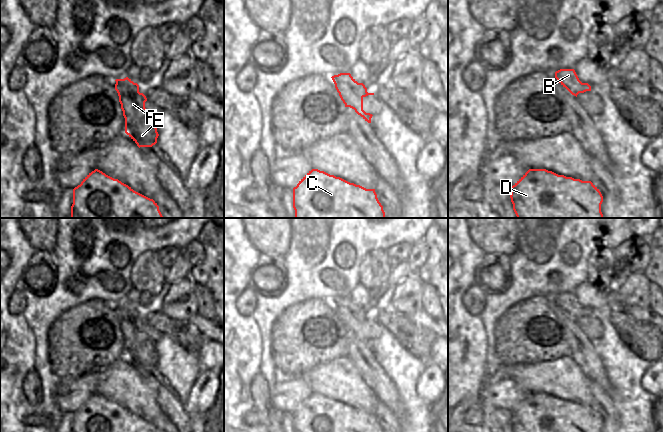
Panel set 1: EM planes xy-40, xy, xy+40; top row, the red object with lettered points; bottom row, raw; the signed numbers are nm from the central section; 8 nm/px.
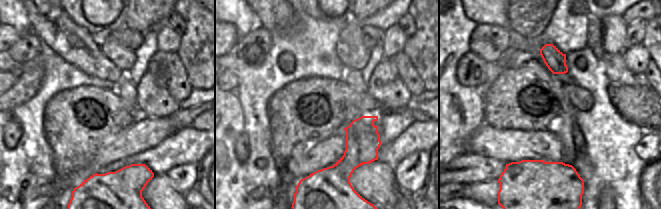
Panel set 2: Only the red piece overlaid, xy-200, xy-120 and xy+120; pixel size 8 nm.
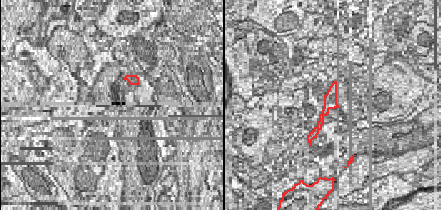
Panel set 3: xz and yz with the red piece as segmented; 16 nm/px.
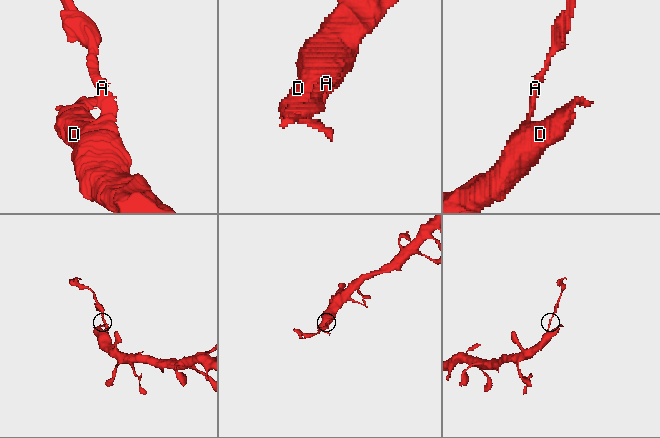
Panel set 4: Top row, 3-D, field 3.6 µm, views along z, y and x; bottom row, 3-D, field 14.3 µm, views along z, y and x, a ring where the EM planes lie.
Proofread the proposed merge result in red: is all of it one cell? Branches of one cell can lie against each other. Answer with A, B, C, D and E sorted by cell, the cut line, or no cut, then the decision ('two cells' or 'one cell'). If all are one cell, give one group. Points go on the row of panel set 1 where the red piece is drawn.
A C D E / B; cut in xy-40 along (117, 92), (122, 90), (143, 95); two cells

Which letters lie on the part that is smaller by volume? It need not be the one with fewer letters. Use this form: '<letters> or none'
B

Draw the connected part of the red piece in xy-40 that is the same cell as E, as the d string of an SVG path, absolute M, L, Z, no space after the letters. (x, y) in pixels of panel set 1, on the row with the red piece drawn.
M128 91L118 92L119 102L125 118L125 133L140 147L152 147L159 136L155 119L145 108L145 95L134 95Z

